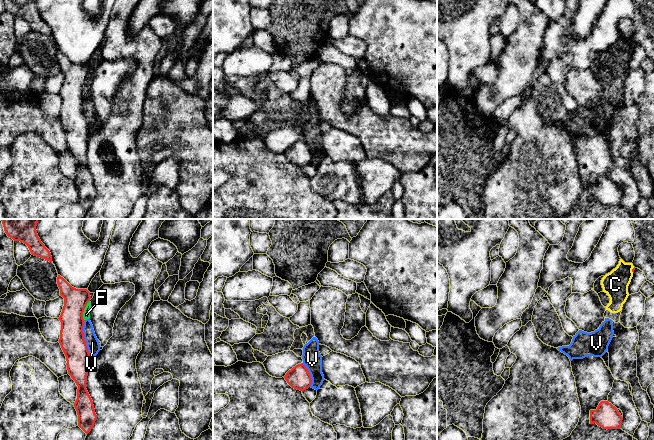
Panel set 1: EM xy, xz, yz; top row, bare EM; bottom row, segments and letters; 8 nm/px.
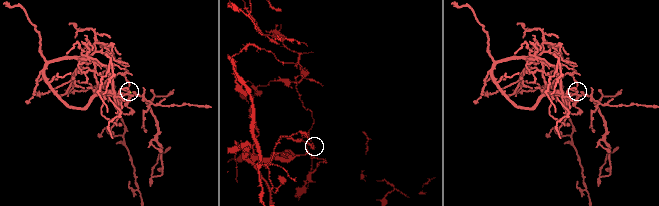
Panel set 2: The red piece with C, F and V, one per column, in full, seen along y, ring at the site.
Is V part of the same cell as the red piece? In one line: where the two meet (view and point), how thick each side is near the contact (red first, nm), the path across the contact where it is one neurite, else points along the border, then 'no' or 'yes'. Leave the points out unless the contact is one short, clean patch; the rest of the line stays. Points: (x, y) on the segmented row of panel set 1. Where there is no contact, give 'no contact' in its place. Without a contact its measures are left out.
xy (84, 338) | 200/100 nm | no

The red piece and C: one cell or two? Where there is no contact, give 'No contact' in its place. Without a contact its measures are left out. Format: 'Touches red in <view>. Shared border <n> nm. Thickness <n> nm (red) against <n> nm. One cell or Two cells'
Touches red in yz. Shared border 50 nm. Thickness 20 nm (red) against 200 nm. Two cells

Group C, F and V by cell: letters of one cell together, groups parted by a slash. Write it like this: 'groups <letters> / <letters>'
groups C F V

